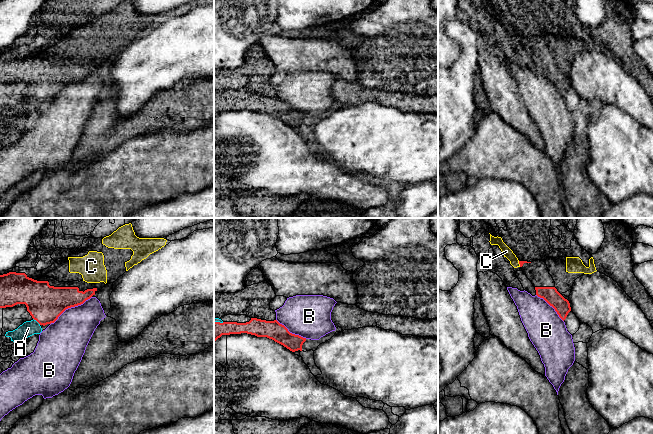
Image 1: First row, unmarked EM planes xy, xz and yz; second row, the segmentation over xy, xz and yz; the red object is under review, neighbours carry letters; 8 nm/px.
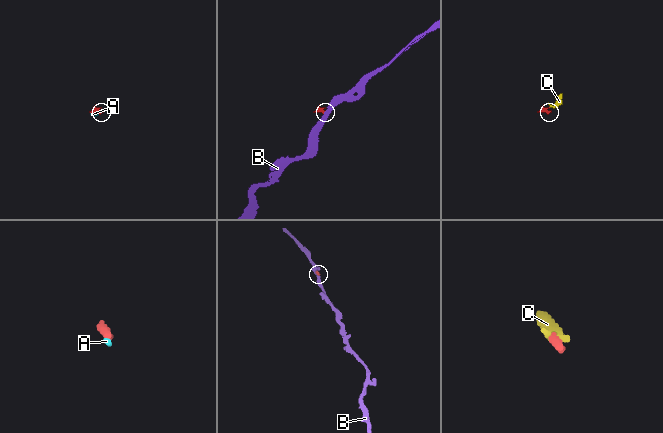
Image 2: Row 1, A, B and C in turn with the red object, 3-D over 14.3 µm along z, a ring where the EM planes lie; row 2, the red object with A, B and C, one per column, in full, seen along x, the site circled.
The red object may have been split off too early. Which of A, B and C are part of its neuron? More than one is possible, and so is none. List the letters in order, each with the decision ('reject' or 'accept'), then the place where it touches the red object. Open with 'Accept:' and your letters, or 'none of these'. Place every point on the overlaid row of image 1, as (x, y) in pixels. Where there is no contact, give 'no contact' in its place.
Accept: A, C
A: accept | xy (37, 321)
B: reject | xy (70, 307)
C: accept | yz (519, 263)

